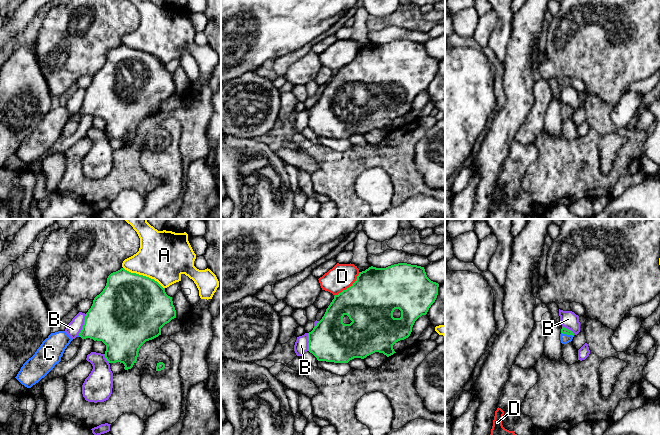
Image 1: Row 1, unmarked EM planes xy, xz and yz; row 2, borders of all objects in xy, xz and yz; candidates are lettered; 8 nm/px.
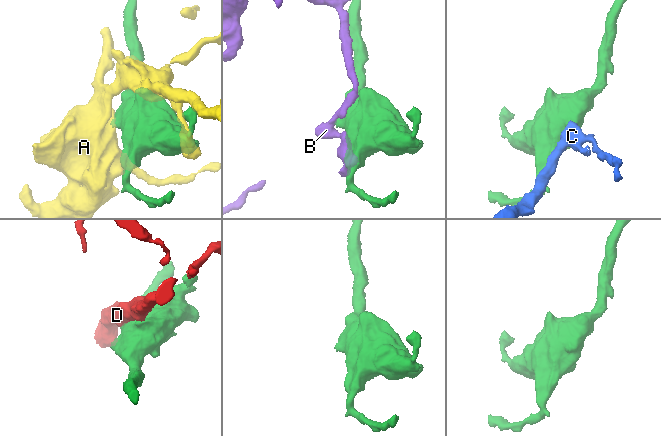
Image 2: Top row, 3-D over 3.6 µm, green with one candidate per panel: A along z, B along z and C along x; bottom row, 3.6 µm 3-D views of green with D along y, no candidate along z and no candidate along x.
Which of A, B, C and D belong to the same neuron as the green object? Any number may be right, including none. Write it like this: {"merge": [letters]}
{"merge": ["C"]}

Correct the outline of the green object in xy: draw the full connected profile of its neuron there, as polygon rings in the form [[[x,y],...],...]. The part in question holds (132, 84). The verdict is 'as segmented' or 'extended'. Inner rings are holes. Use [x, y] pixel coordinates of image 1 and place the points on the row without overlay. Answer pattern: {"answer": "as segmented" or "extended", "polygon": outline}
{"answer": "as segmented", "polygon": [[[121,44],[108,52],[105,64],[94,74],[91,84],[86,89],[79,112],[82,115],[90,114],[94,117],[102,117],[106,121],[104,130],[106,136],[109,139],[123,139],[124,145],[128,146],[136,139],[140,123],[146,117],[161,111],[161,104],[174,94],[176,94],[176,86],[172,73],[166,70],[165,64],[154,55]]]}

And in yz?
{"answer": "extended", "polygon": [[[562,103],[560,110],[560,116],[562,120],[567,120],[571,118],[573,113],[574,113],[574,109],[571,106]]]}

